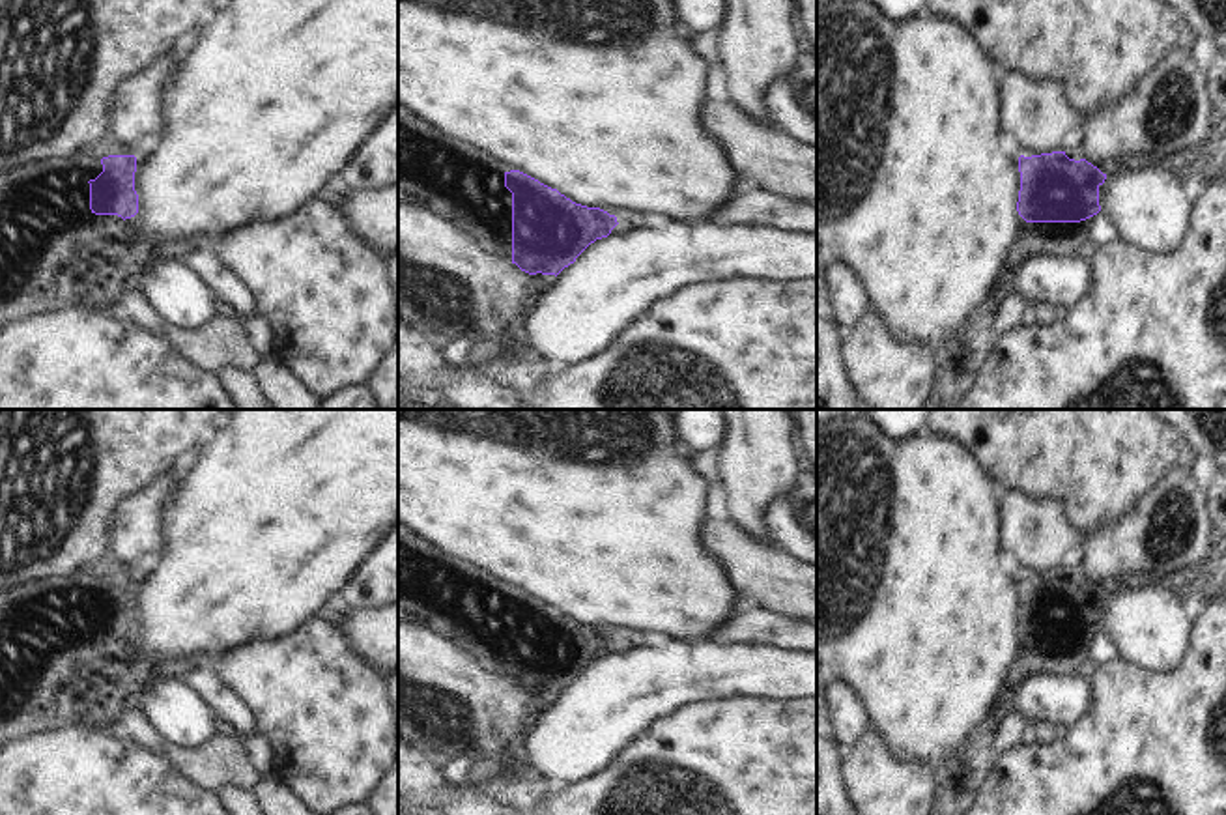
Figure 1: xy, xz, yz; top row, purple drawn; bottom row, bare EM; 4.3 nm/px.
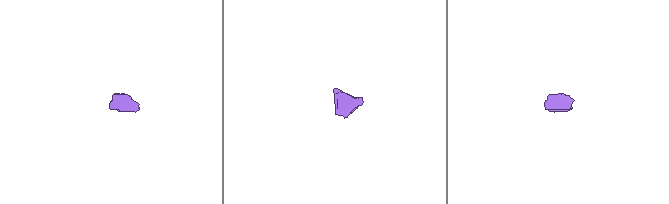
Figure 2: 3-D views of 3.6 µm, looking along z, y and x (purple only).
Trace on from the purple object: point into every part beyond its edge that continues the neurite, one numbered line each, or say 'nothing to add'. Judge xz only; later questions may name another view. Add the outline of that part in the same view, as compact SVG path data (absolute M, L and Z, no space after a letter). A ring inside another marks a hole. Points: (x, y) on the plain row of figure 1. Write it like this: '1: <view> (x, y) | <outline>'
1: xz (597, 513) | M398 409L398 523L437 548L447 563L503 591L520 589L576 622L615 636L630 626L678 639L703 639L734 615L738 598L725 570L699 542L699 527L708 512L710 488L684 458L673 432L673 409Z

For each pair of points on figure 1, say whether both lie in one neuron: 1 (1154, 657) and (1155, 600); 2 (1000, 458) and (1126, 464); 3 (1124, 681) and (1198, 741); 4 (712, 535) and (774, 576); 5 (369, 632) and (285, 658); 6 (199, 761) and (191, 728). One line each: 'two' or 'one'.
1: one
2: one
3: one
4: one
5: two
6: two

